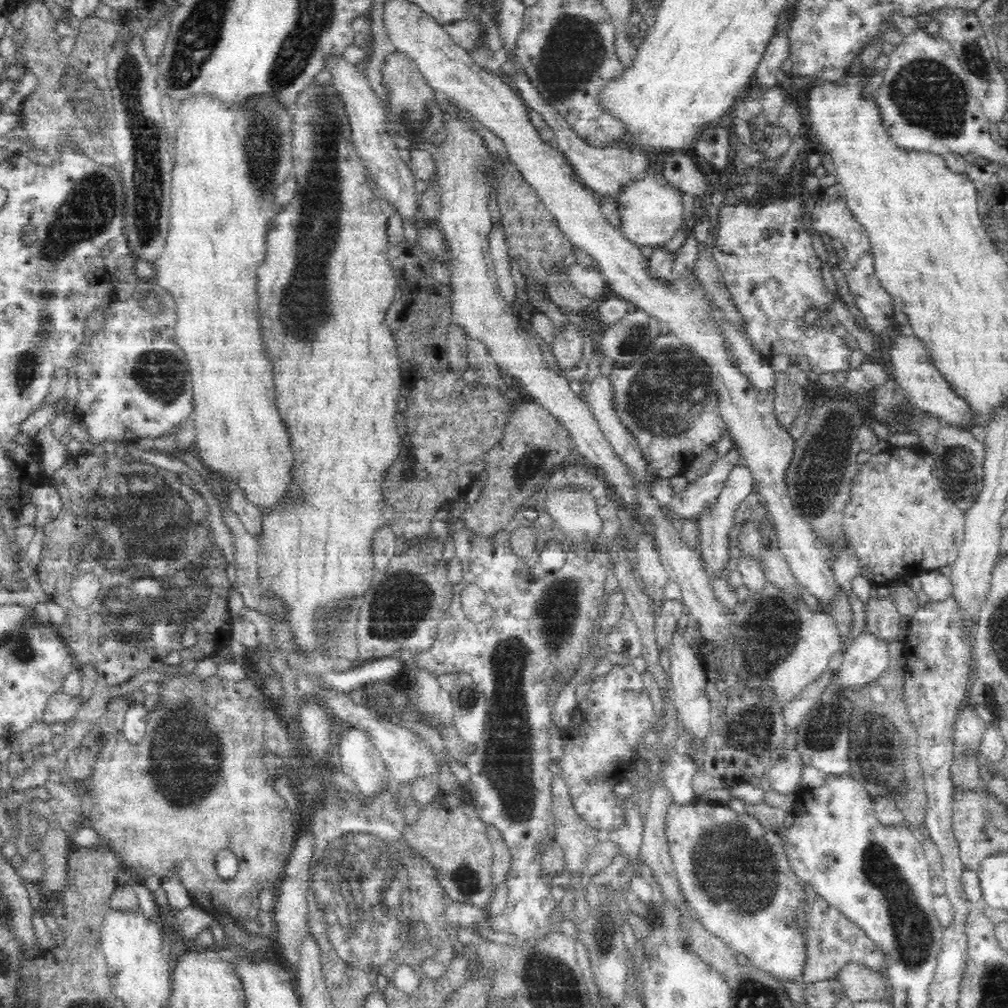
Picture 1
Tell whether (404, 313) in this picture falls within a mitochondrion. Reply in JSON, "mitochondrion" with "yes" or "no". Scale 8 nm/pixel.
{"mitochondrion":"no"}

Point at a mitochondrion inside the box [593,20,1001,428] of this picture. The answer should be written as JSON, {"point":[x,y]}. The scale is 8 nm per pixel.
{"point":[926,94]}

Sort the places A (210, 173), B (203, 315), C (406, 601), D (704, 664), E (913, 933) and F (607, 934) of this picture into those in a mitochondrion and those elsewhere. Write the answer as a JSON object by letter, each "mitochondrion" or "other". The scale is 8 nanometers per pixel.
{"A":"other","B":"other","C":"mitochondrion","D":"other","E":"mitochondrion","F":"mitochondrion"}

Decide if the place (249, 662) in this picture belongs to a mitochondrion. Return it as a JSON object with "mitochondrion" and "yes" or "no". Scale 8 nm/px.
{"mitochondrion":"no"}

